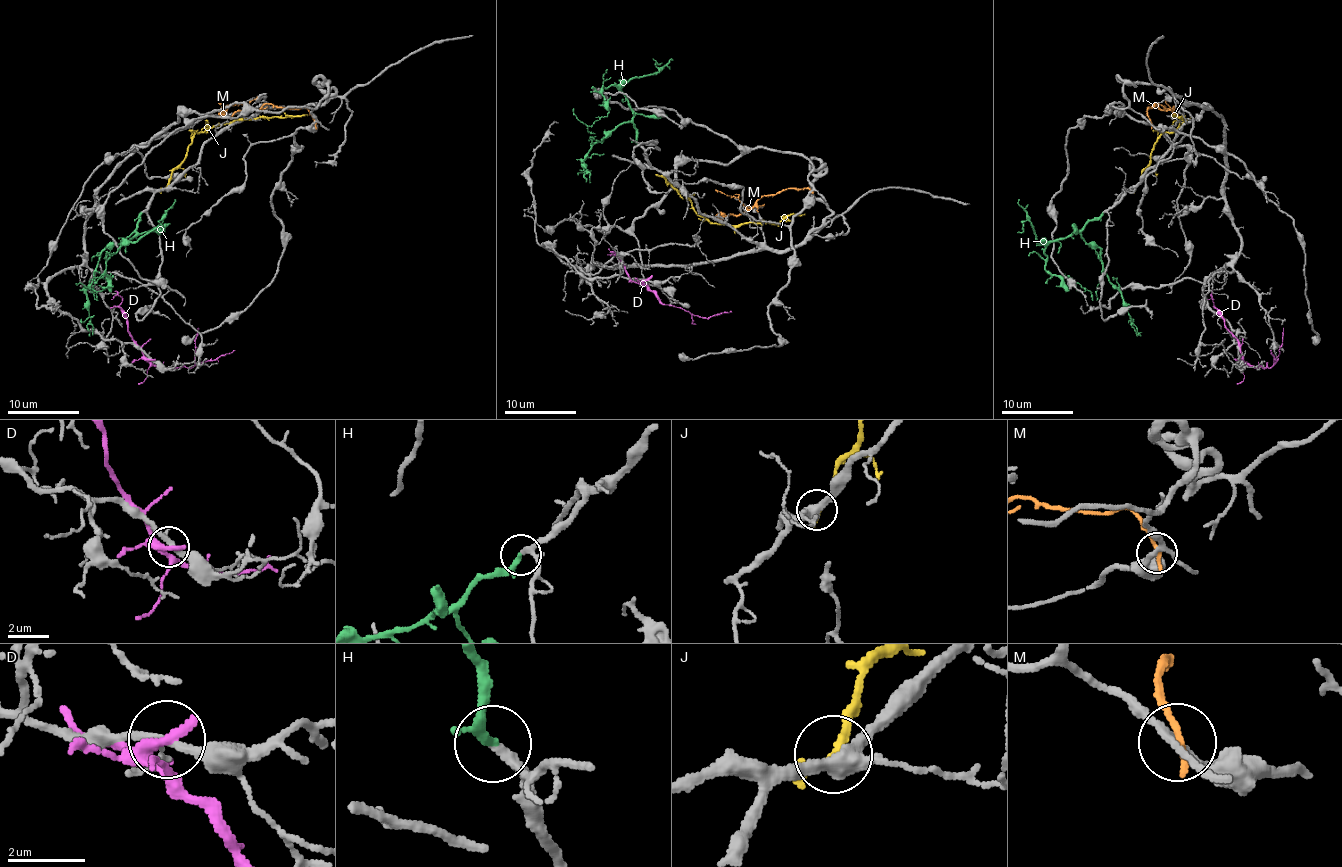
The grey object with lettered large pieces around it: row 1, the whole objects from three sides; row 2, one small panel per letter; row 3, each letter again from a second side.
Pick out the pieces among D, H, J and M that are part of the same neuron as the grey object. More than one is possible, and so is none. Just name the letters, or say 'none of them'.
H

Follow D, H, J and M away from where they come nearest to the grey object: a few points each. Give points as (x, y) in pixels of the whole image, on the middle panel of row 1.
D: (647, 280), (645, 285), (666, 305), (688, 310), (695, 316), (709, 317), (731, 310)
H: (638, 144), (627, 98), (615, 85), (602, 85), (608, 116), (592, 125), (584, 125), (572, 109)
J: (663, 176), (681, 191), (699, 214), (713, 223), (779, 223), (791, 214), (804, 214)
M: (811, 191), (786, 189), (761, 196), (747, 209), (736, 198), (715, 189)

